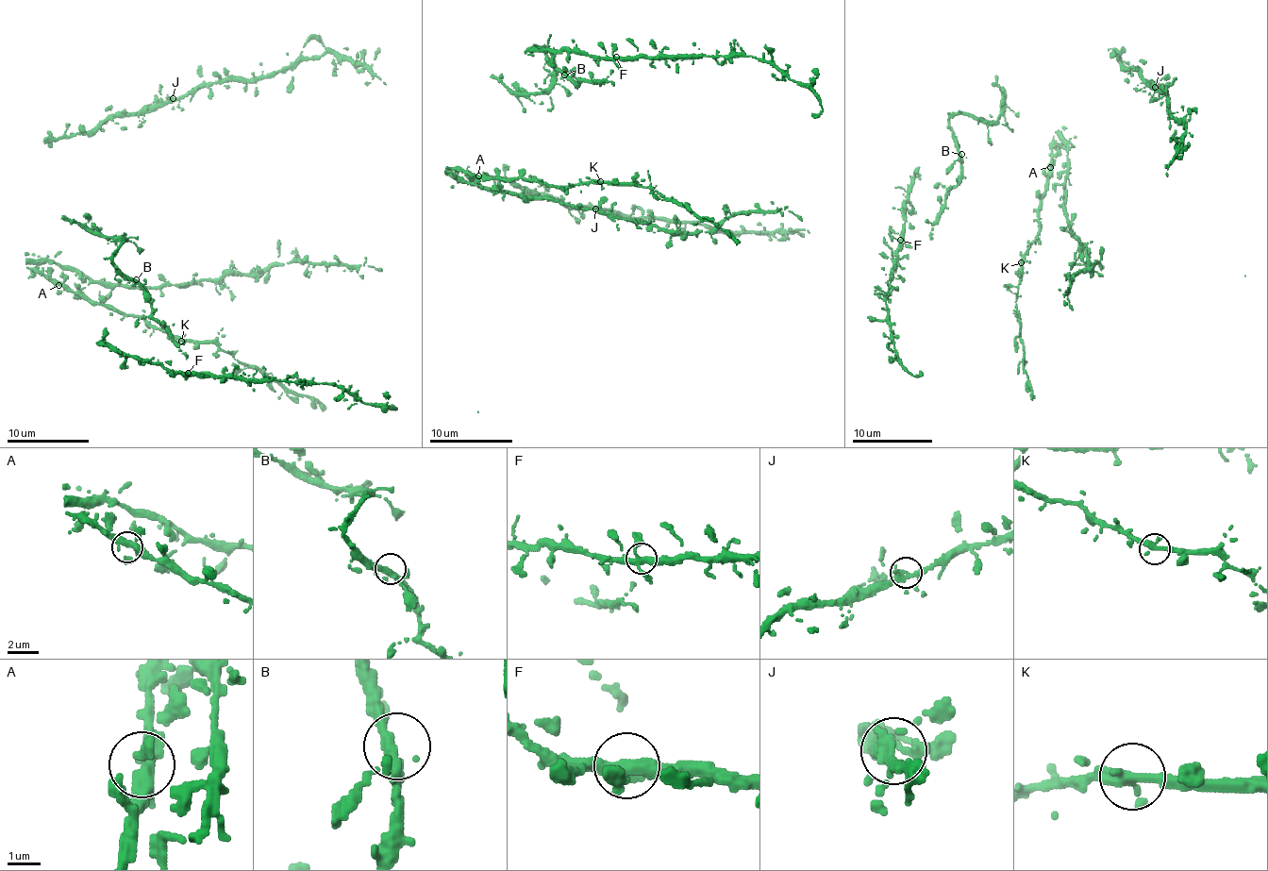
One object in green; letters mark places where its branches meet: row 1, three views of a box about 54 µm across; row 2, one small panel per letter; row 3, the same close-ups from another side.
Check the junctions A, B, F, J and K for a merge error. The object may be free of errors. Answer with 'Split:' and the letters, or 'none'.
Split: none

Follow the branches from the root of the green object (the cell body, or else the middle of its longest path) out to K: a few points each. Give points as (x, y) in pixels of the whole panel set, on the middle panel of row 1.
K: (478, 176), (507, 179), (525, 177), (561, 187), (600, 181)

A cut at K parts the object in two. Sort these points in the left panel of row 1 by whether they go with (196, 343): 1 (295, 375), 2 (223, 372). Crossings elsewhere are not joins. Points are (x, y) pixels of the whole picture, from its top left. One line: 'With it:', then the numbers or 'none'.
With it: none

